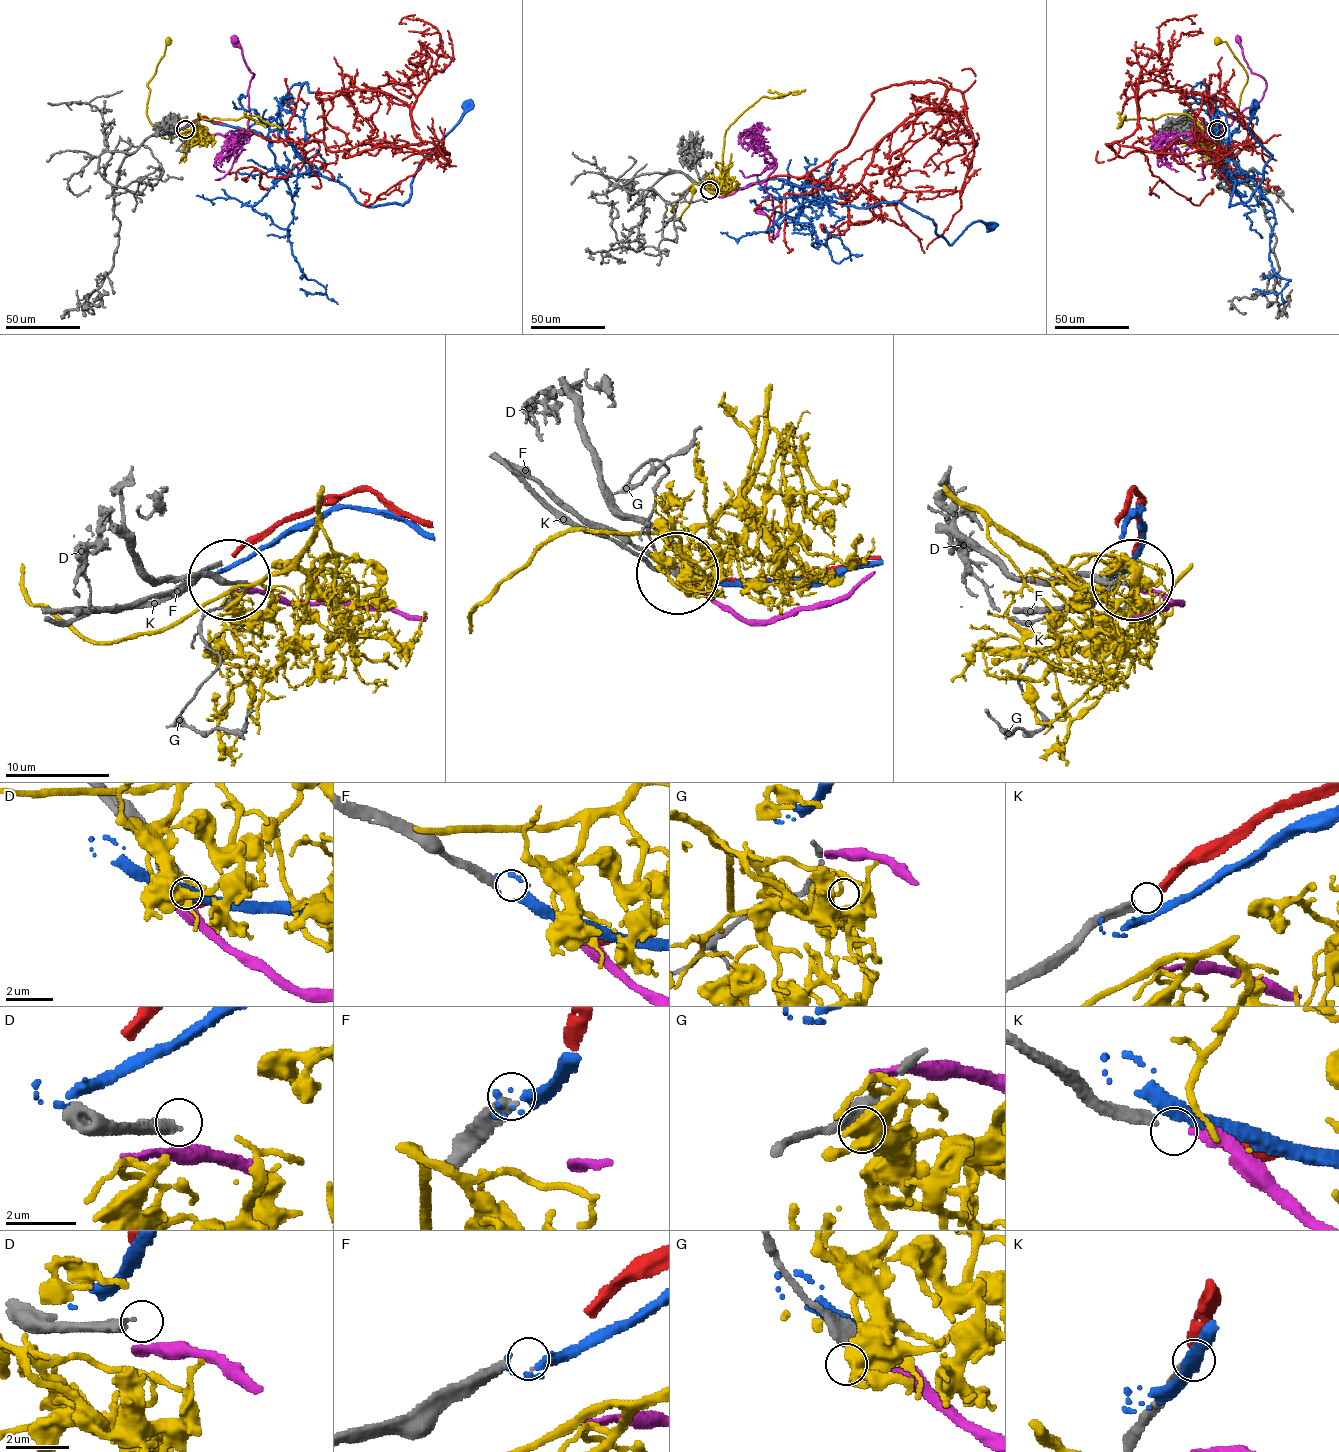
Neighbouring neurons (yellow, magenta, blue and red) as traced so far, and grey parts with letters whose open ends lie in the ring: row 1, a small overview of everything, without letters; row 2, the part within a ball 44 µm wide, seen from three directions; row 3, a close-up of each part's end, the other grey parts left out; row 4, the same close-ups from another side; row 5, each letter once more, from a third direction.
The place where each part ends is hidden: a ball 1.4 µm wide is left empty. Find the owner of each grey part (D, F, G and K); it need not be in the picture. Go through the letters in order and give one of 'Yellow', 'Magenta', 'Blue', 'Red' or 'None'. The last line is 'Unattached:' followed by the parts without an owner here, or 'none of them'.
D: None
F: Blue
G: None
K: Red
Unattached: D, G

